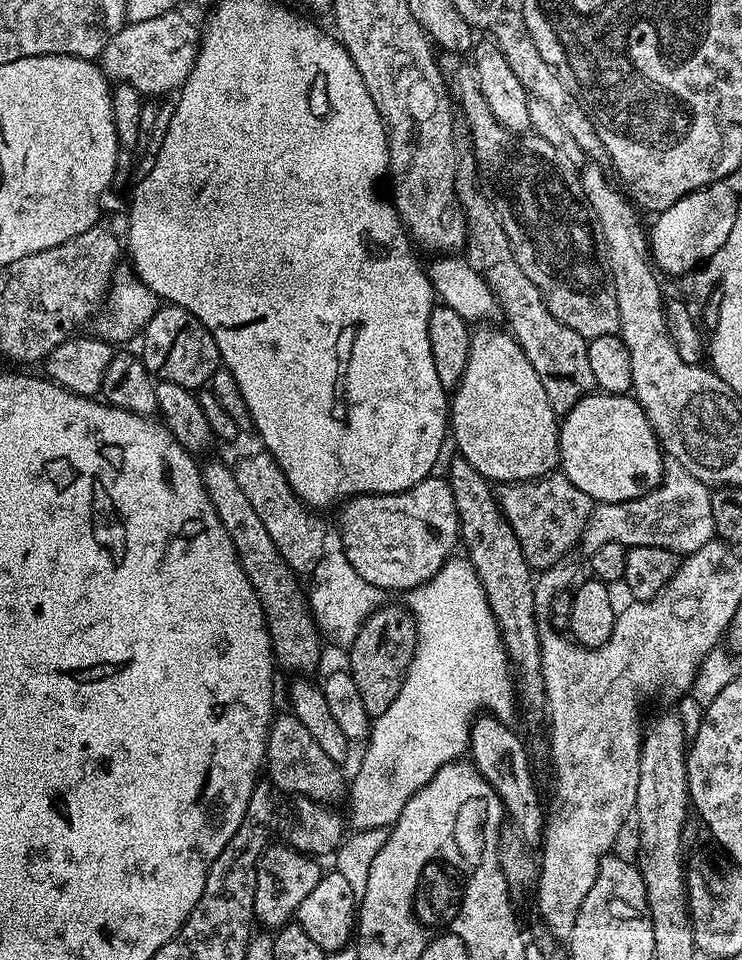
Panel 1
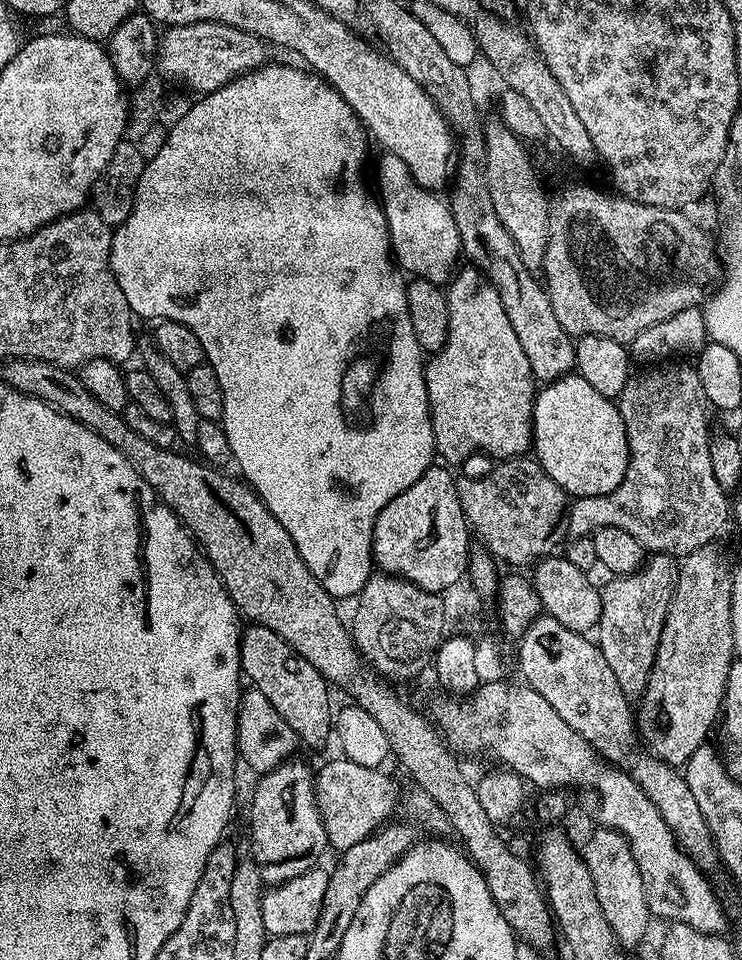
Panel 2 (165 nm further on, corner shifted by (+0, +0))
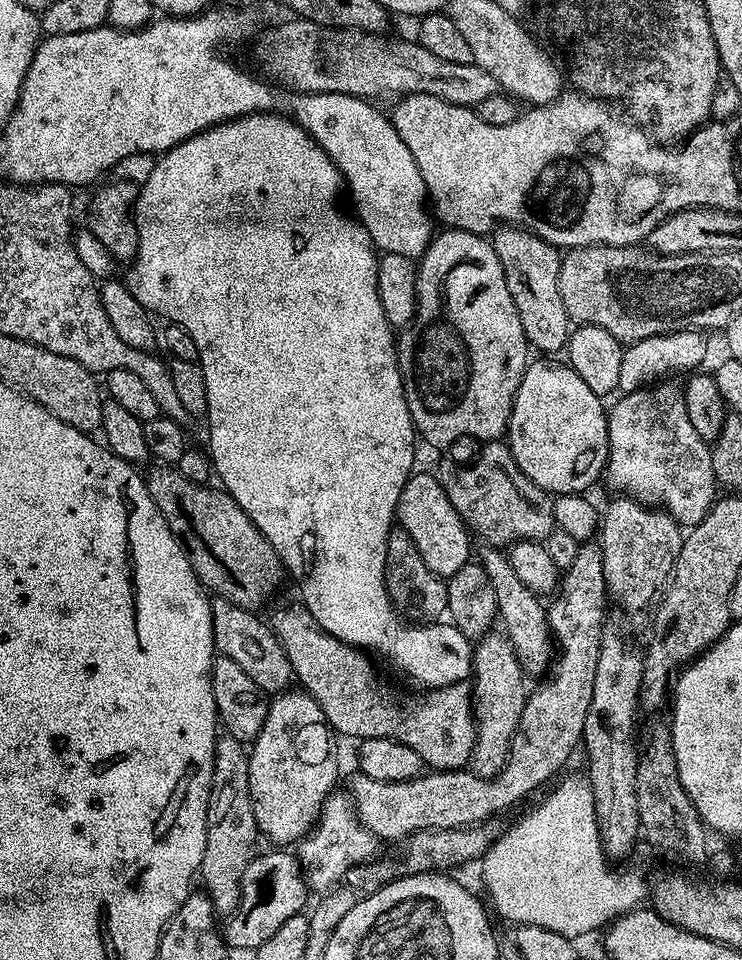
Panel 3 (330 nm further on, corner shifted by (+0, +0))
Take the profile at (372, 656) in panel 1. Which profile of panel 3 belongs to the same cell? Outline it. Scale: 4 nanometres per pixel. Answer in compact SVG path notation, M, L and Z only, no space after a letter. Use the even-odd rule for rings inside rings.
M399 526L392 527L386 542L384 585L389 598L392 599L392 607L409 621L436 622L447 613L447 583L441 577L435 576L426 566L426 562L422 562L422 554L418 554L414 538L410 538L407 530Z

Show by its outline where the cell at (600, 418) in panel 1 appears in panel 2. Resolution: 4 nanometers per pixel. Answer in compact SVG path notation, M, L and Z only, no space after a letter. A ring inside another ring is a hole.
M569 374L537 391L532 411L534 459L569 497L610 494L623 482L628 466L626 426L615 399L598 394L586 378Z

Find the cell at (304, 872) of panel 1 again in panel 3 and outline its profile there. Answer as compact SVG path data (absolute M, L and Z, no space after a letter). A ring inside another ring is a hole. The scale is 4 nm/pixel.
M292 691L279 693L269 703L260 732L251 741L248 752L250 798L256 827L276 846L299 845L311 832L324 803L337 787L336 775L340 772L337 737L328 725L326 714L322 714L322 706L309 692Z

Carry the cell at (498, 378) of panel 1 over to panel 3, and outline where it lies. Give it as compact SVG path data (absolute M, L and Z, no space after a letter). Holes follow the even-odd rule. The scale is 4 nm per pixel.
M445 227L440 231L433 235L431 244L419 257L416 316L399 333L396 341L406 406L410 410L412 426L423 443L425 440L436 448L444 448L459 436L473 436L479 442L496 442L507 433L512 403L530 363L530 345L491 239L461 228Z

